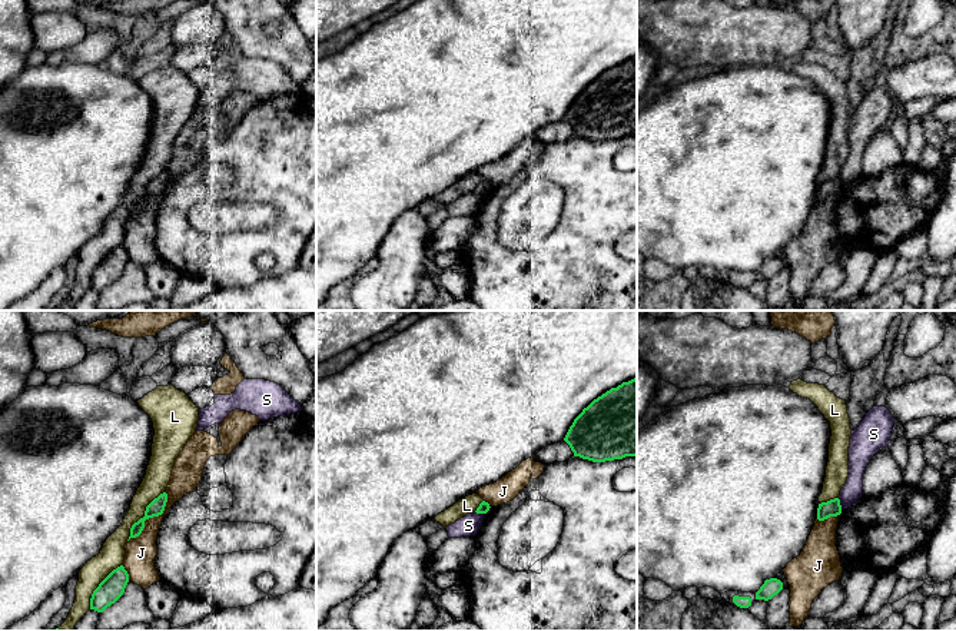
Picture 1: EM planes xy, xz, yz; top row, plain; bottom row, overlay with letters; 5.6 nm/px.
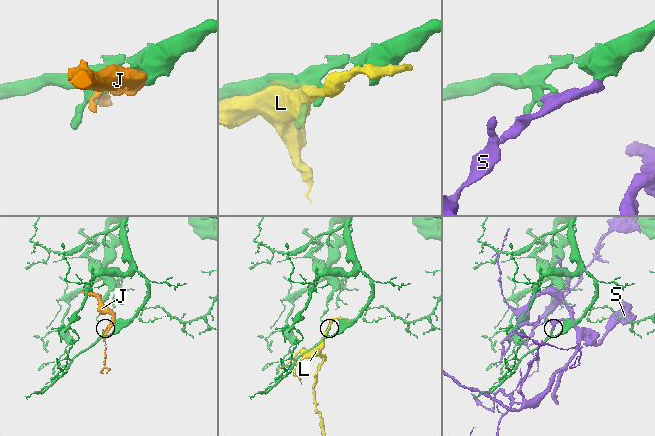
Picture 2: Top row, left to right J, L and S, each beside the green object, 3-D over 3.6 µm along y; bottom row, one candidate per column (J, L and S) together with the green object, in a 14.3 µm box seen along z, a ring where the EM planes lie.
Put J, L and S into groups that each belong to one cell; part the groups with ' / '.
J / L / S

